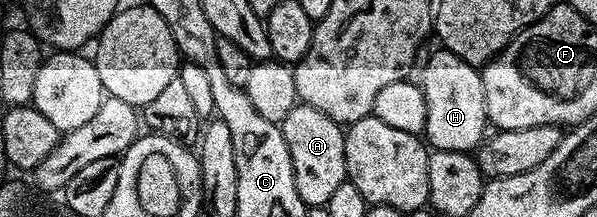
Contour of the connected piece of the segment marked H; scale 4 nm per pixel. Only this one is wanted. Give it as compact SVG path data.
M439 47L437 51L422 64L420 87L428 106L425 143L434 150L473 153L488 129L481 71L446 48Z

